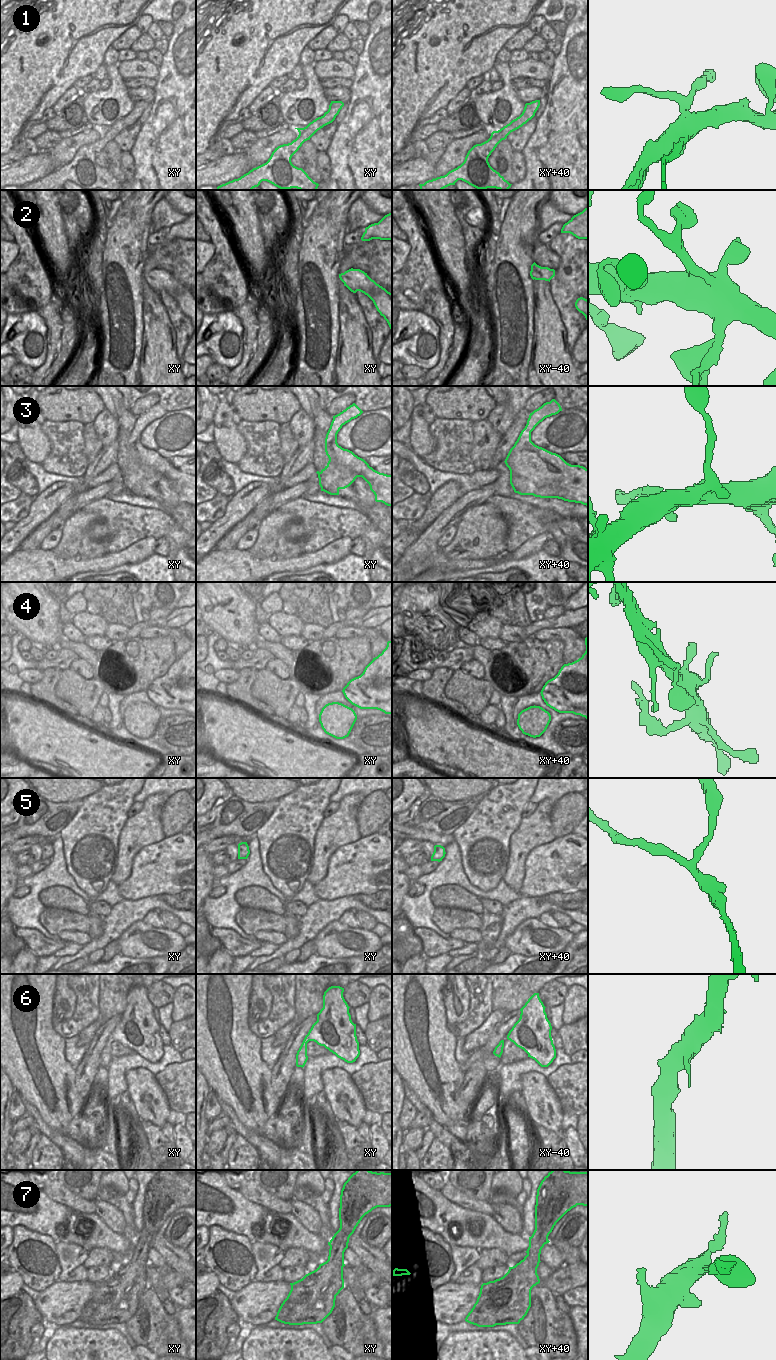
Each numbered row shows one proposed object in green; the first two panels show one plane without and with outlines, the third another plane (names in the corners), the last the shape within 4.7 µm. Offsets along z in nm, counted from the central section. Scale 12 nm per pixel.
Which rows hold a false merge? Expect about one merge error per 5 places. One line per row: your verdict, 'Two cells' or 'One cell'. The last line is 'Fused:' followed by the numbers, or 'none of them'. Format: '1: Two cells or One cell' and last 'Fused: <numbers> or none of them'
1: One cell
2: One cell
3: One cell
4: One cell
5: One cell
6: One cell
7: One cell
Fused: none of them

